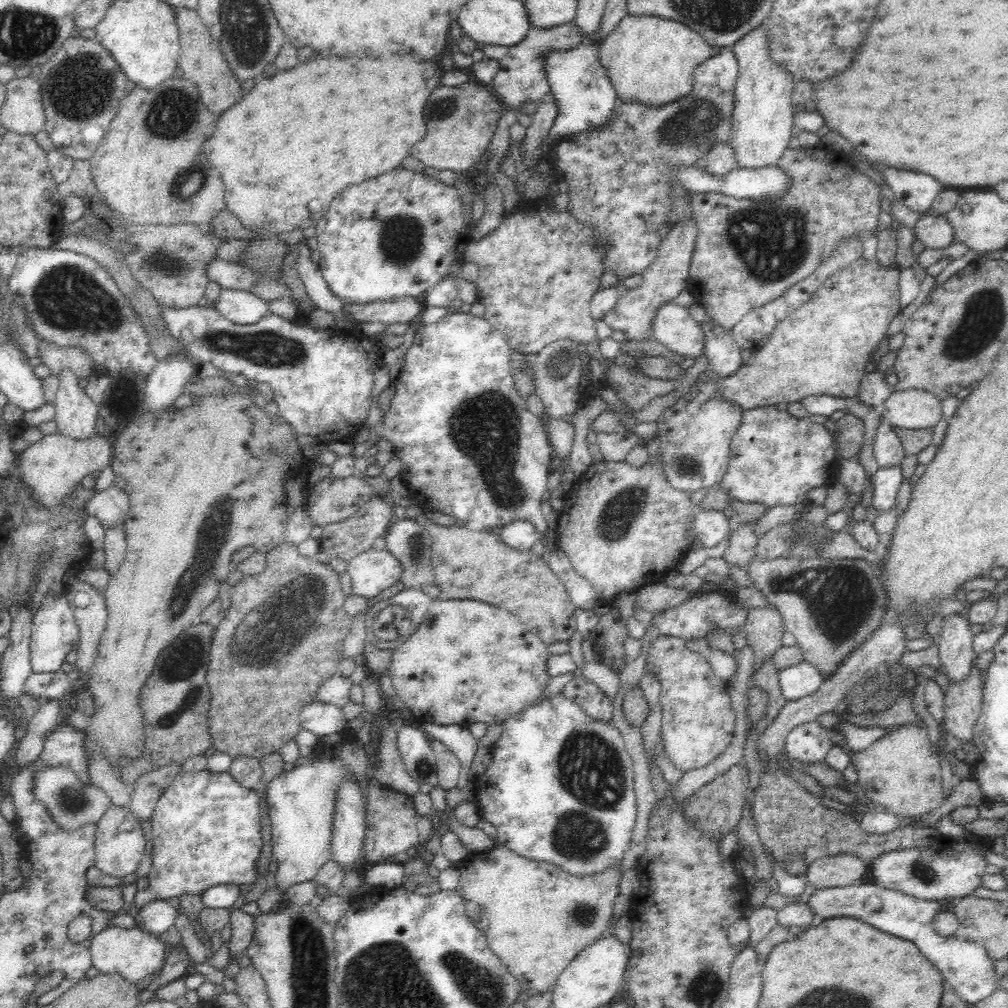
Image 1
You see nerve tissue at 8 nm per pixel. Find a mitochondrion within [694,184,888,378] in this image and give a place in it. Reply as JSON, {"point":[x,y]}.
{"point":[773,261]}

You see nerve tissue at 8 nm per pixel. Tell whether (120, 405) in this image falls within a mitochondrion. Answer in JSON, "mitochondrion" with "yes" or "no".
{"mitochondrion":"no"}

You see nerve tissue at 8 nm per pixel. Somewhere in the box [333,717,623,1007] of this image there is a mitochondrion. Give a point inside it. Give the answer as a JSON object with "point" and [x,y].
{"point":[582,914]}

